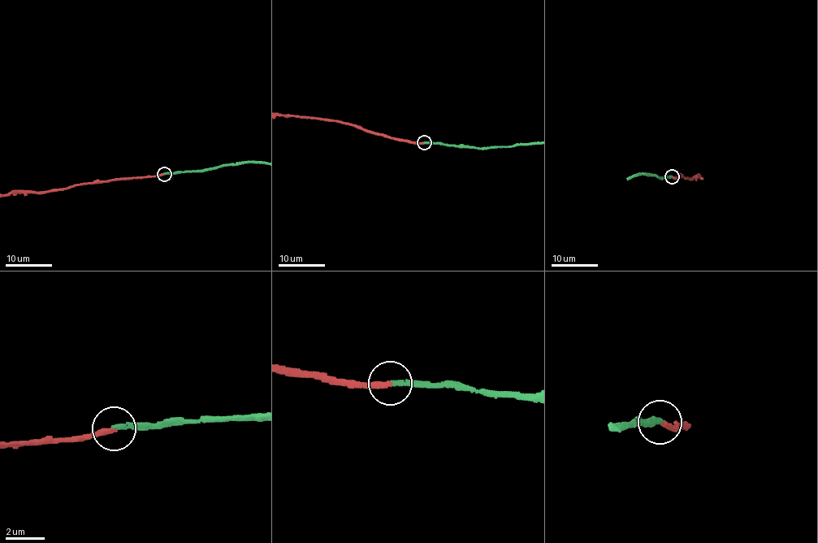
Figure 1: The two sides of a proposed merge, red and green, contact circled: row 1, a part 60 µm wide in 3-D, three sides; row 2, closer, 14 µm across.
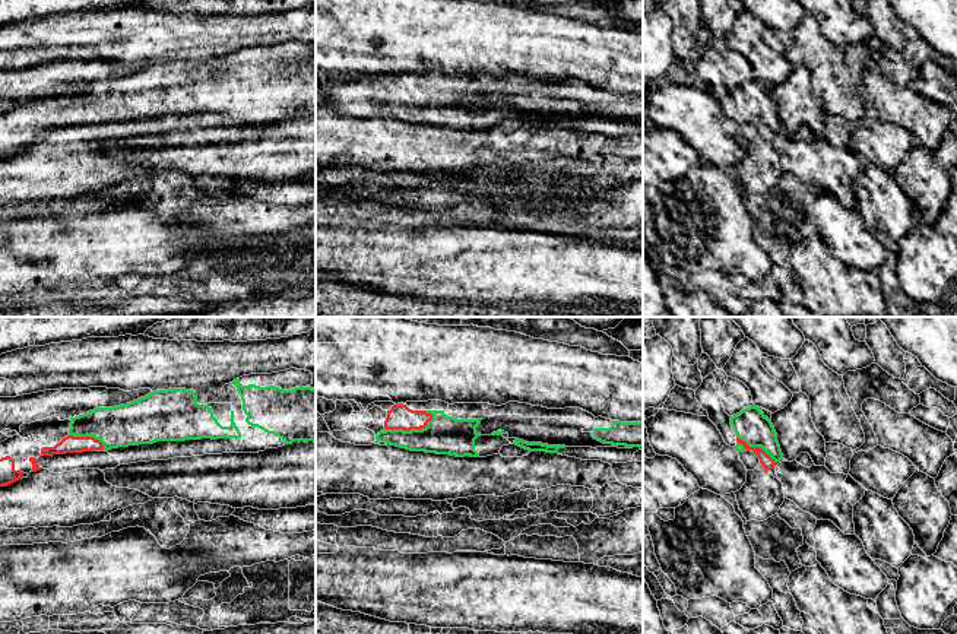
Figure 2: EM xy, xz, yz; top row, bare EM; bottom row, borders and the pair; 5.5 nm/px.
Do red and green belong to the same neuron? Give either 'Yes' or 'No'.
Yes

